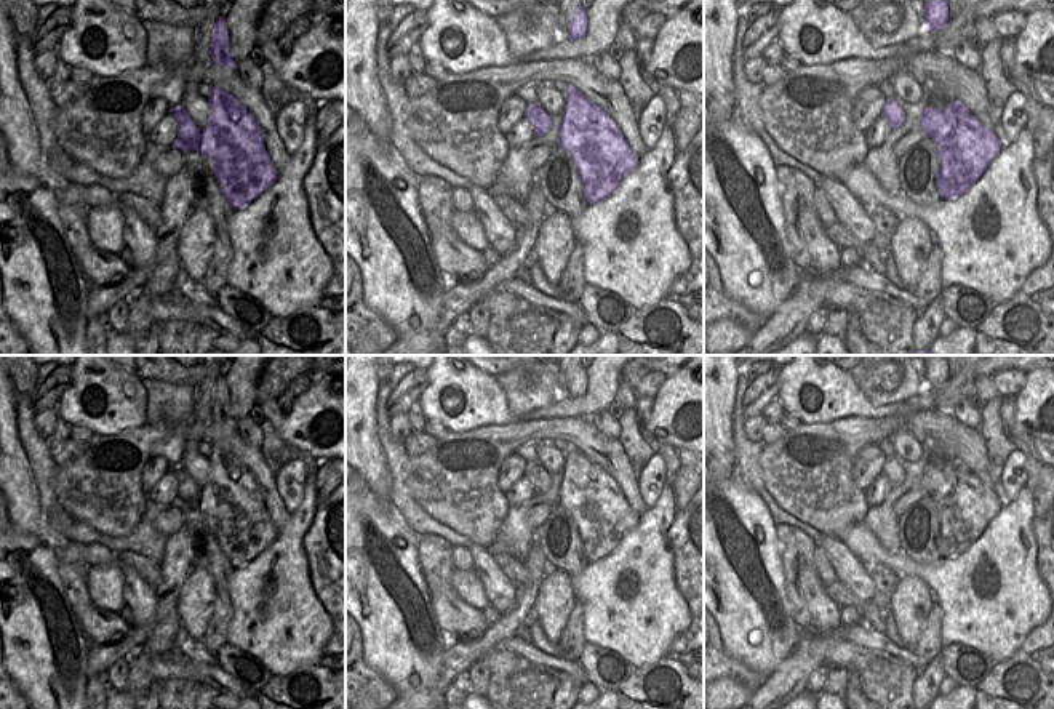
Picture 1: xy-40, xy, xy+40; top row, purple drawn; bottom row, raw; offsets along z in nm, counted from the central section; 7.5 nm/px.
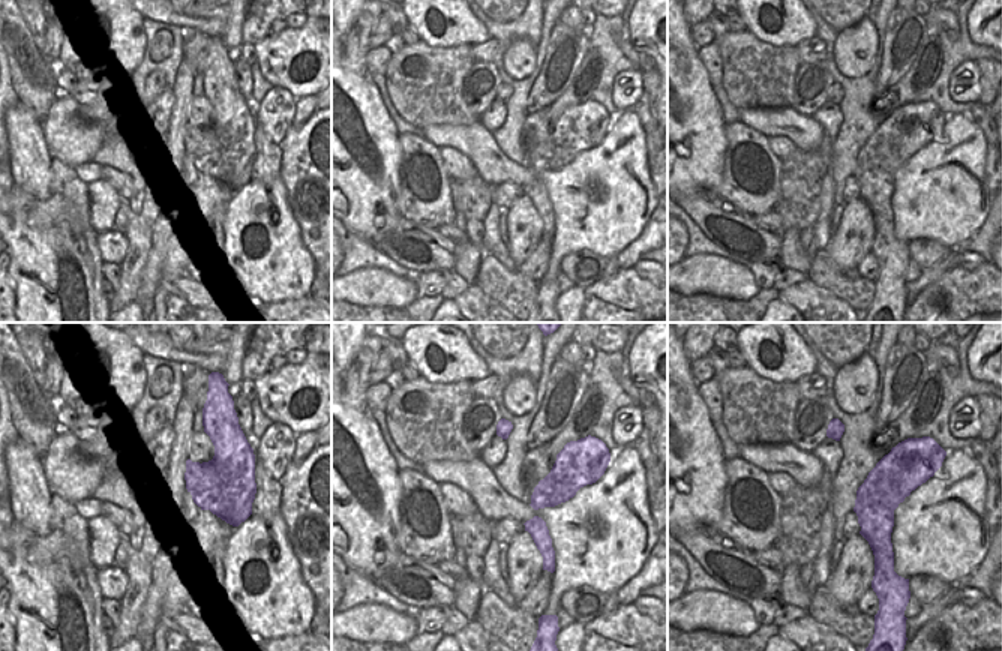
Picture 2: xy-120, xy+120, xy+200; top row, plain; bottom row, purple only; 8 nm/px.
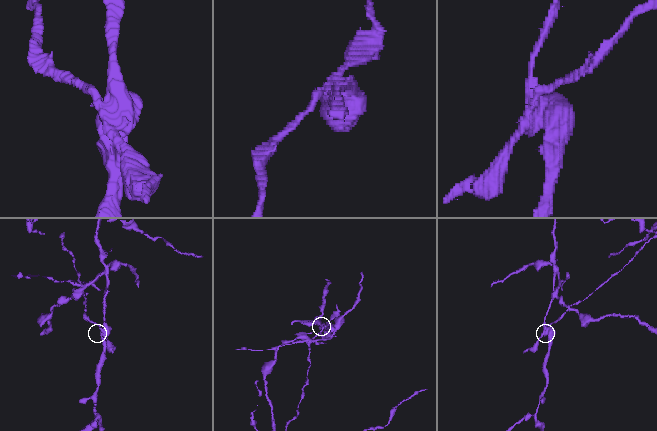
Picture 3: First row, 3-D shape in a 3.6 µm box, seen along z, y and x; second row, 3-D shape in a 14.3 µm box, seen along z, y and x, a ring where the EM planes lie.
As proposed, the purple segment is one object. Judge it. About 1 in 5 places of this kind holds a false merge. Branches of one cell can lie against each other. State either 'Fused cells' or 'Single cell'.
Fused cells.

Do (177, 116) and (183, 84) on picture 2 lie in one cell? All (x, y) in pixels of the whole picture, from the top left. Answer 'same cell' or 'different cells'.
same cell

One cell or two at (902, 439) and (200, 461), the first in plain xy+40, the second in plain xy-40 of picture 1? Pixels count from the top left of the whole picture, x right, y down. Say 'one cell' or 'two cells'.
one cell

